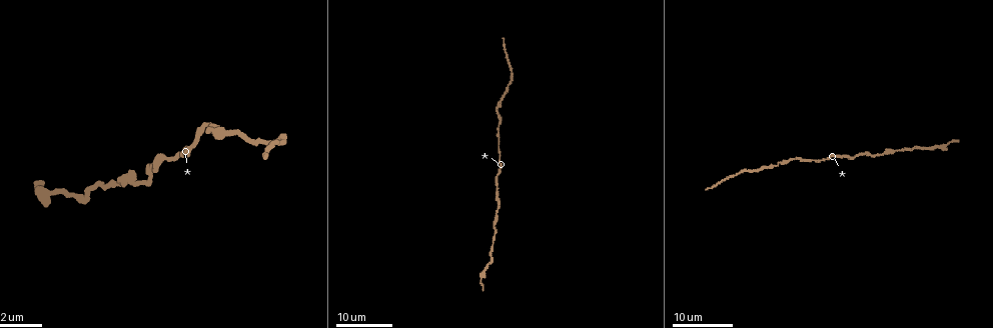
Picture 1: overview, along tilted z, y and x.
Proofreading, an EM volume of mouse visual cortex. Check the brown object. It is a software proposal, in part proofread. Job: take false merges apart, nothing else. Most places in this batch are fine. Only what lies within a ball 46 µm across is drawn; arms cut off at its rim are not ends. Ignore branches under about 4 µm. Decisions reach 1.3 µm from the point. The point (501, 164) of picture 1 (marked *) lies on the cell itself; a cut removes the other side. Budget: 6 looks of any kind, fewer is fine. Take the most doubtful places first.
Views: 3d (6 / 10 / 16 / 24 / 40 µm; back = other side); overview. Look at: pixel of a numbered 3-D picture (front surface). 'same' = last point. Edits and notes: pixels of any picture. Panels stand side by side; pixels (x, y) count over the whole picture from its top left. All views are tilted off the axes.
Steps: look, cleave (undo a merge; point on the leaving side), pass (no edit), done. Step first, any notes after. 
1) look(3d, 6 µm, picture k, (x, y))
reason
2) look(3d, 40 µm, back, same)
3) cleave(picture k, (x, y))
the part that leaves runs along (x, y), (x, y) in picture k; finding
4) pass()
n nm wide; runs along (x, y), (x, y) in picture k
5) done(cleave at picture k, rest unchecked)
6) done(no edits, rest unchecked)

look(3d, 24 µm, picture 1, (495, 223))
sudden change in width

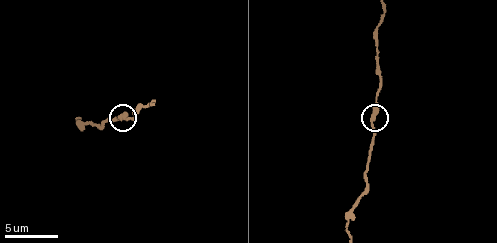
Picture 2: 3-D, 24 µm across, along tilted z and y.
look(3d, 10 µm, picture 2, (119, 118))
closer look

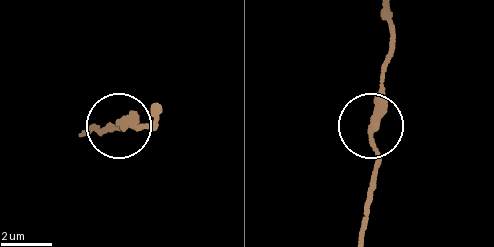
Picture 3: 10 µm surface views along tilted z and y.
pass()
all the same cell

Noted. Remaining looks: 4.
look(3d, 24 µm, picture 1, (497, 114))
narrows sharply

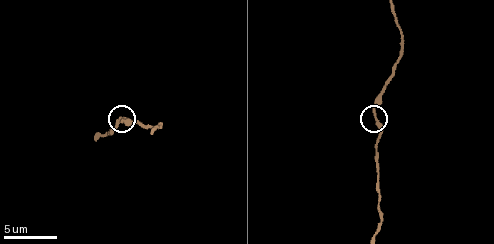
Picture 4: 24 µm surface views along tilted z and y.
look(3d, 10 µm, picture 4, (376, 115))

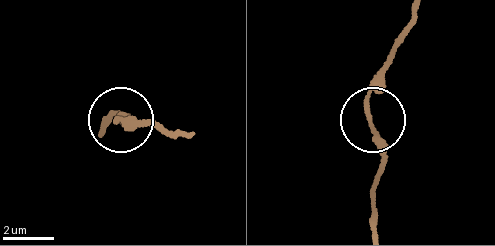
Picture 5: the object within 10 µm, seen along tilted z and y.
pass()
190 nm wide; all the same cell

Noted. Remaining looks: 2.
look(3d, 16 µm, picture 2, (379, 52))
a narrow waist

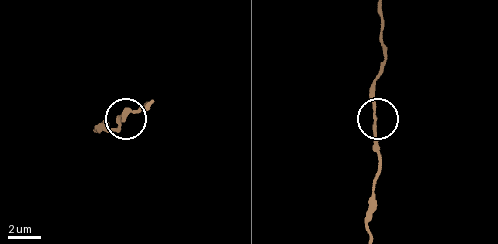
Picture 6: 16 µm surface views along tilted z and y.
look(3d, 16 µm, back, picture 6, (373, 118))

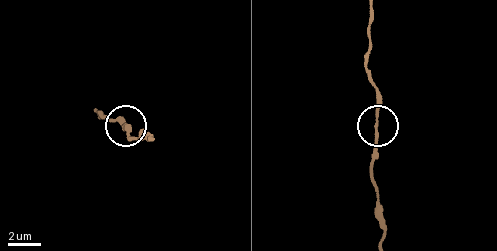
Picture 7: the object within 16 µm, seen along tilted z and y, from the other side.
pass()
runs along (367, 58), (367, 76), (375, 92), (374, 160) in picture 7; continuous, no second cell

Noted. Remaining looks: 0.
done(no edits, rest unchecked)

